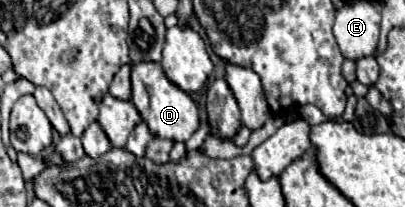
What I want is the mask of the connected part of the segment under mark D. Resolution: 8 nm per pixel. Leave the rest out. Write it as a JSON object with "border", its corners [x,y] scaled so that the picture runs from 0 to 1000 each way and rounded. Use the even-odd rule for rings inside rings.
{"border":[[[338,304],[338,324],[328,324],[323,343],[323,411],[328,411],[323,488],[383,662],[457,691],[491,623],[491,546],[481,488],[472,478],[467,449],[447,440],[407,372],[393,304]]]}

